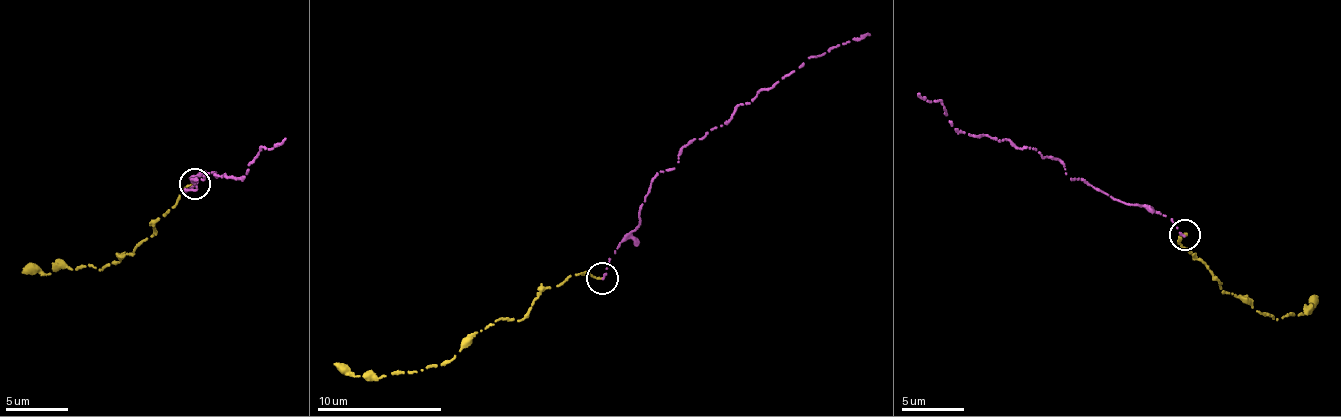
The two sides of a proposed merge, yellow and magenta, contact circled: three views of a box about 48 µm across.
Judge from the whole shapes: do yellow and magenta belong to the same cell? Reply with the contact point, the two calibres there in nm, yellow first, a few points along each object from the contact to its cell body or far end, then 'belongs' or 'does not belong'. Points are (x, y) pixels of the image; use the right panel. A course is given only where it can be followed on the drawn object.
(1185, 235) | 170/170 nm | yellow via (1185, 234), (1182, 234), (1180, 246), (1200, 259), (1220, 289), (1276, 320), (1308, 309), (1310, 312), (1311, 296) | magenta via (1185, 234), (1171, 218), (1113, 199), (1065, 175), (1060, 161), (960, 130), (943, 103), (924, 100), (919, 93) | does not belong

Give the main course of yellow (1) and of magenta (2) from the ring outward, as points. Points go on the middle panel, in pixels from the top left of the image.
1: (603, 278), (570, 276), (540, 294), (520, 319), (494, 321), (450, 359), (421, 370), (354, 376), (335, 362)
2: (603, 278), (610, 257), (638, 225), (648, 190), (678, 162), (680, 150), (807, 56), (871, 34)

